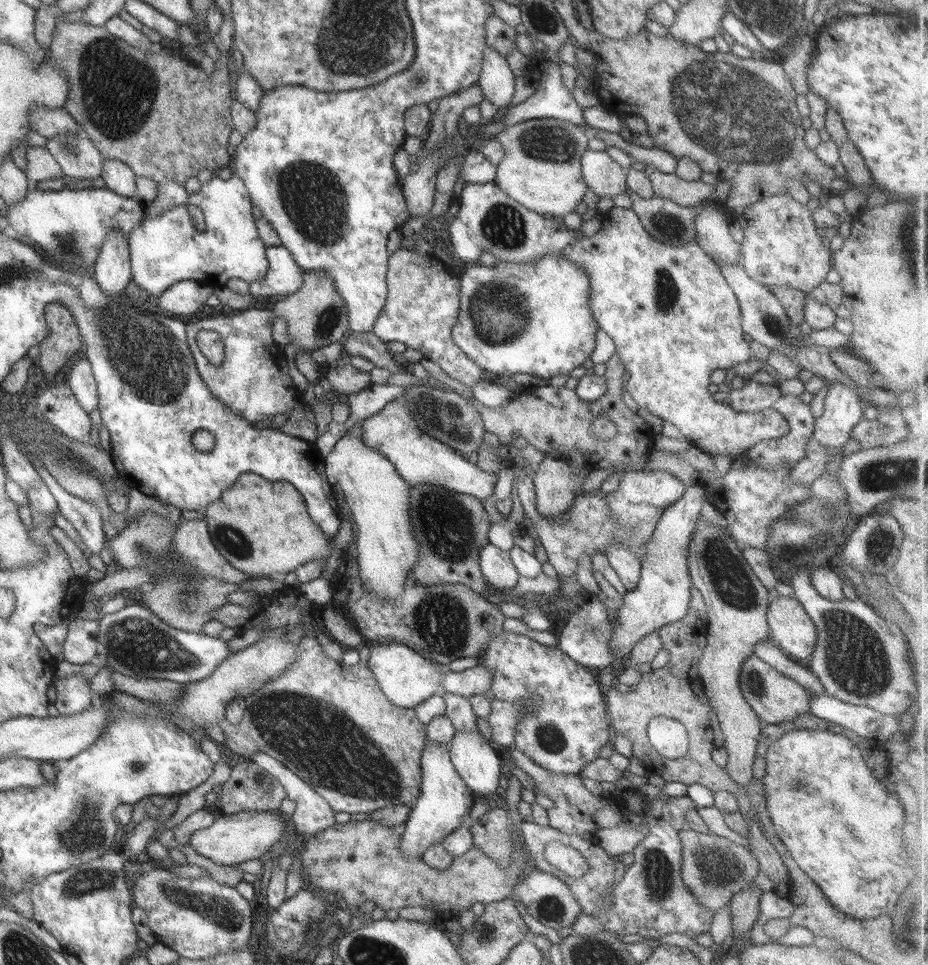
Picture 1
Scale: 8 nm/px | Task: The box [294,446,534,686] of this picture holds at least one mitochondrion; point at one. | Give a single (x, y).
(443, 523)

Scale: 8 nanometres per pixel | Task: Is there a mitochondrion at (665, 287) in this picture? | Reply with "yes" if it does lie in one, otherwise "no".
yes

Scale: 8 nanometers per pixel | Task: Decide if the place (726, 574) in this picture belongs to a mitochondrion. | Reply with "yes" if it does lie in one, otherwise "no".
yes

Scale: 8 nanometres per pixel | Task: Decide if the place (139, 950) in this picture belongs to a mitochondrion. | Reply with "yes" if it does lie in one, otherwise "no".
no

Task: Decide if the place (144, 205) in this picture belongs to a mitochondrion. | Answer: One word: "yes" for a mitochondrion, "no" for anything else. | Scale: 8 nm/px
no

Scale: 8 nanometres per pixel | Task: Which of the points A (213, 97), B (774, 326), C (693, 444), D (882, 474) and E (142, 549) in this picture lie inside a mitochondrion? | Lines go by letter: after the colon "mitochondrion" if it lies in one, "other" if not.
A: other
B: mitochondrion
C: other
D: mitochondrion
E: mitochondrion

